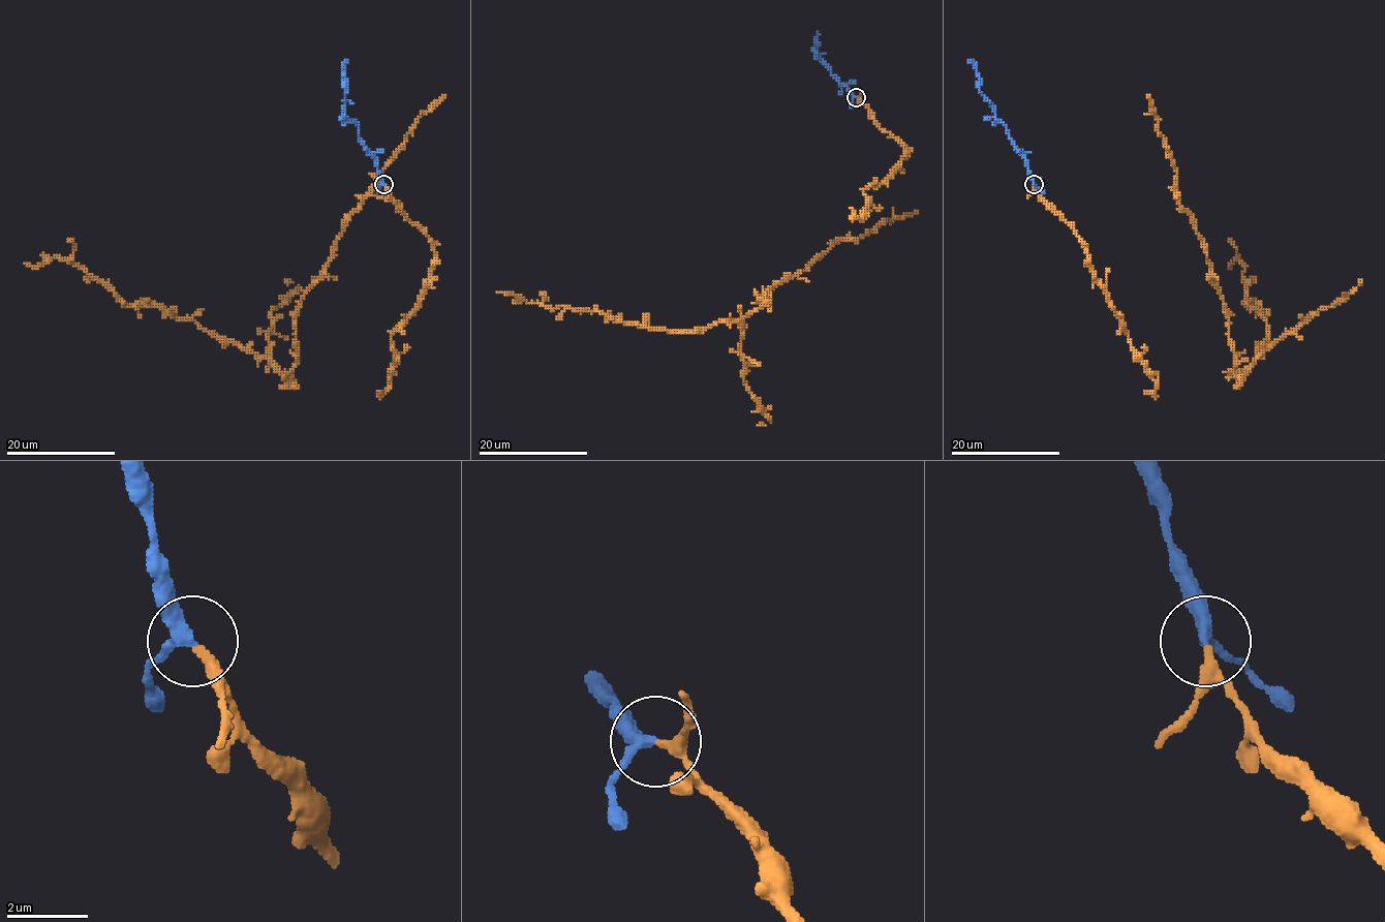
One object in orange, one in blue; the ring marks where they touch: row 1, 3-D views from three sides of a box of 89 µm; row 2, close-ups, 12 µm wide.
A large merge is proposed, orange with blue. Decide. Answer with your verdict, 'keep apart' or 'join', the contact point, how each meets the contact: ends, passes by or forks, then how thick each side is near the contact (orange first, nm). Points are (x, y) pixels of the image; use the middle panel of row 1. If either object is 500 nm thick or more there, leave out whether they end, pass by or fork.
join; place (856, 97); orange passes by; blue passes by; calibres 200 and 280 nm

